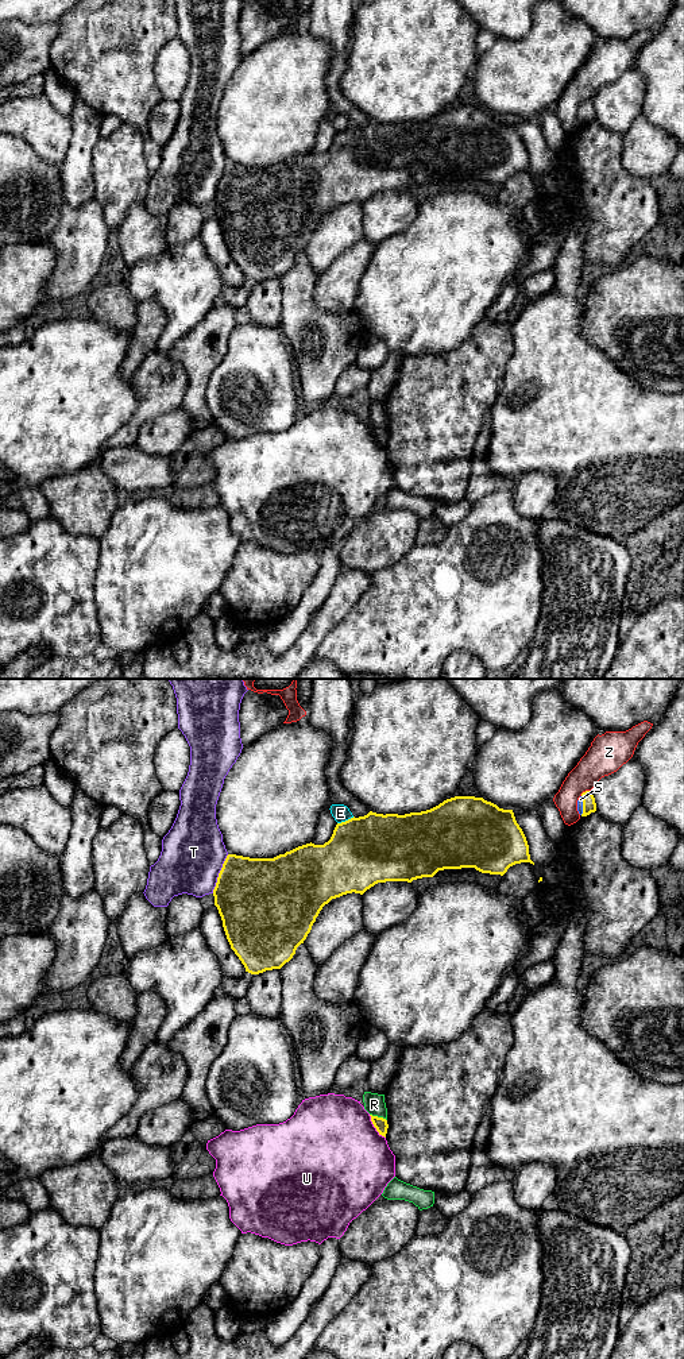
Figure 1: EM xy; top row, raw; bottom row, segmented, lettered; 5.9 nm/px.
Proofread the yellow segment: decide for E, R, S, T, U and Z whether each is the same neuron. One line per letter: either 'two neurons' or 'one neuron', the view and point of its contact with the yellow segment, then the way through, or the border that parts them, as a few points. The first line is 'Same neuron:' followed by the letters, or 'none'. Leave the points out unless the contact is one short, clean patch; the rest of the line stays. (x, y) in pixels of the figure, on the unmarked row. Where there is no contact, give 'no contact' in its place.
Same neuron: S
E: two neurons; meets yellow in xy at (346, 130)
R: two neurons; meets yellow in xy at (378, 427); border along xy (370, 423), (386, 429)
S: one neuron; meets yellow in xy at (583, 114)
T: two neurons; meets yellow in xy at (219, 182)
U: two neurons; meets yellow in xy at (374, 435)
Z: two neurons; meets yellow in xy at (586, 100)

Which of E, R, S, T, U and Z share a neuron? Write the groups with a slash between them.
E / R / S / T / U / Z

